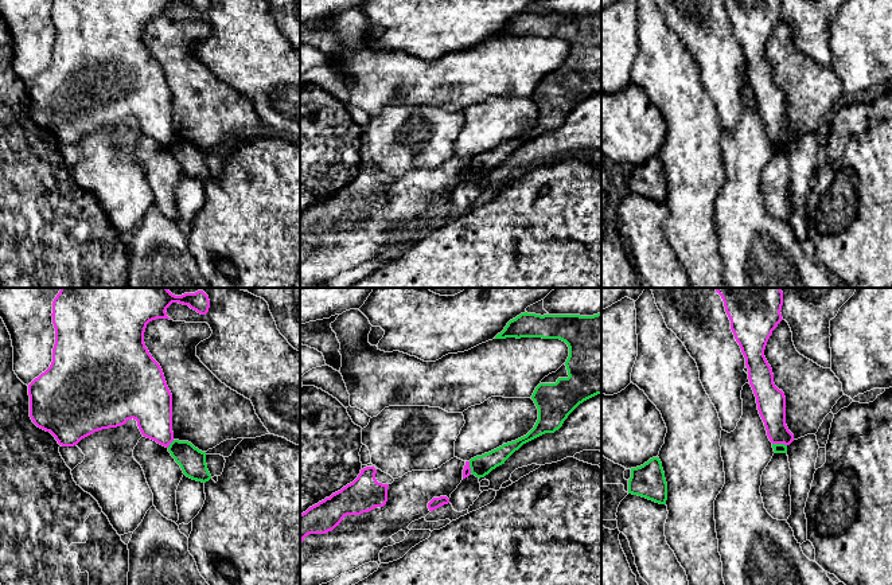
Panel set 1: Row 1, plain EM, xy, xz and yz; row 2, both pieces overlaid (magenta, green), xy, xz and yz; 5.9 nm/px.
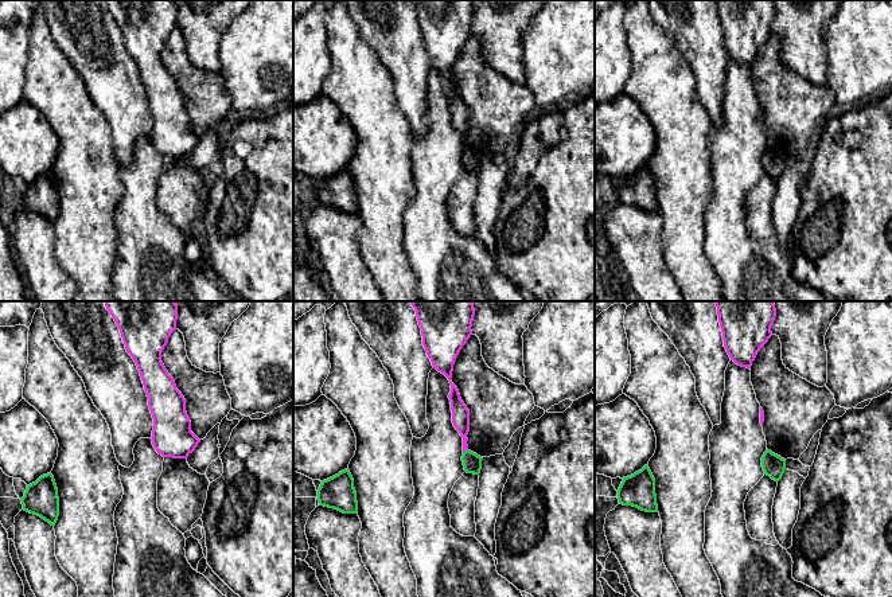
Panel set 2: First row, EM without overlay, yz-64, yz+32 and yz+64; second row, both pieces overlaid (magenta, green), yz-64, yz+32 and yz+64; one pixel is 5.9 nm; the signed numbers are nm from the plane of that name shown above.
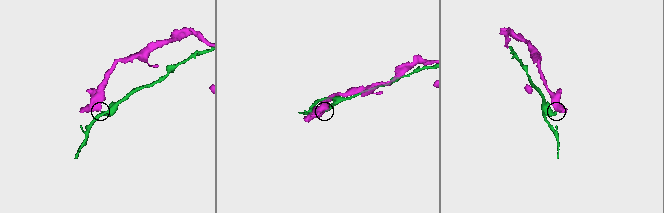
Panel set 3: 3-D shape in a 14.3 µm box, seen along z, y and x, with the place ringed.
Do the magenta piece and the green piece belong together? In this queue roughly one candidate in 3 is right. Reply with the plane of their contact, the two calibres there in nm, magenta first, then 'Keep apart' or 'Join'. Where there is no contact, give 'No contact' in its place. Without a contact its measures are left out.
Touches magenta in yz. Thickness 180 nm (magenta) against 60 nm. Keep apart

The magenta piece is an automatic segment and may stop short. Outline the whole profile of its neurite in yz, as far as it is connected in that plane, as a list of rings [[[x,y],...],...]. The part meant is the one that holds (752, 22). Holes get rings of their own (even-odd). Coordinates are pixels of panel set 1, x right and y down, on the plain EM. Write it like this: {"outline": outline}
{"outline": [[[724,0],[731,28],[745,56],[749,83],[772,143],[790,144],[794,133],[786,124],[786,95],[774,82],[764,48],[782,17],[783,0]]]}

